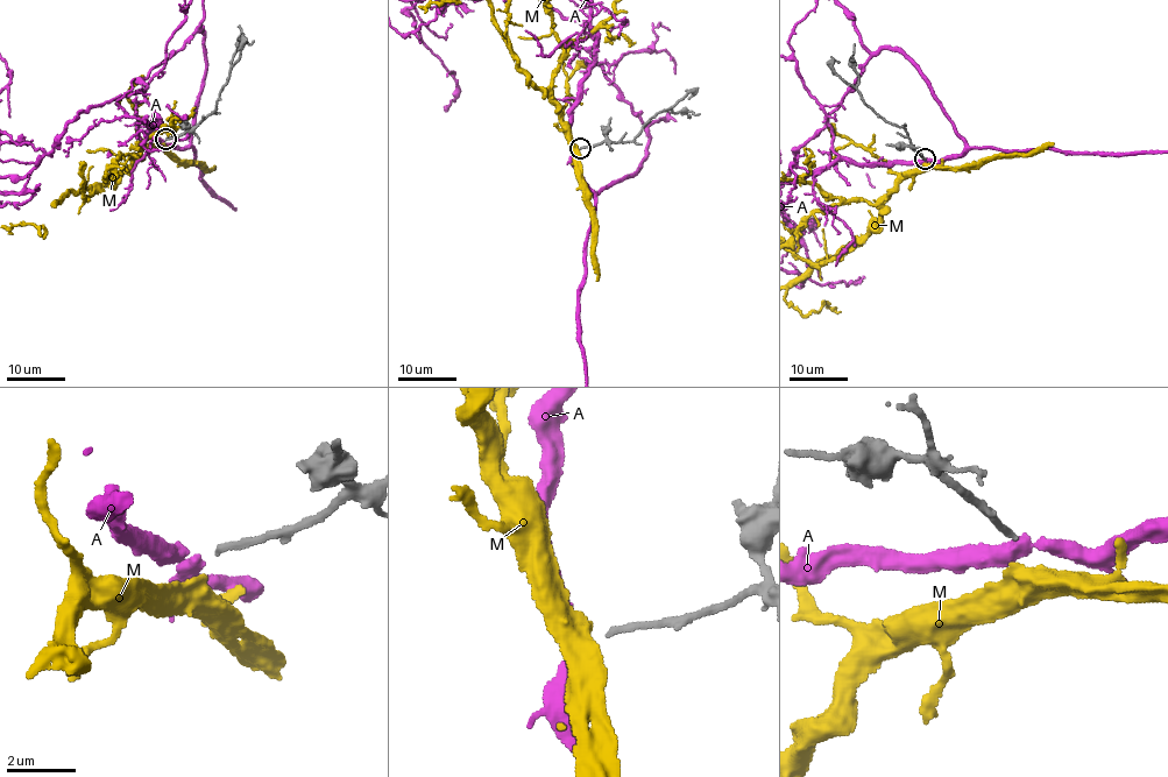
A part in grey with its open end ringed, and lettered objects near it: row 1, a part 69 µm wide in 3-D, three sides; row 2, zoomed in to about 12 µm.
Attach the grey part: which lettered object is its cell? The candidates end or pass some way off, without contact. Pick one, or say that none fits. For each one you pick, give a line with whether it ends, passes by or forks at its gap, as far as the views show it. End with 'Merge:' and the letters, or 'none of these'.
Merge: none of these

